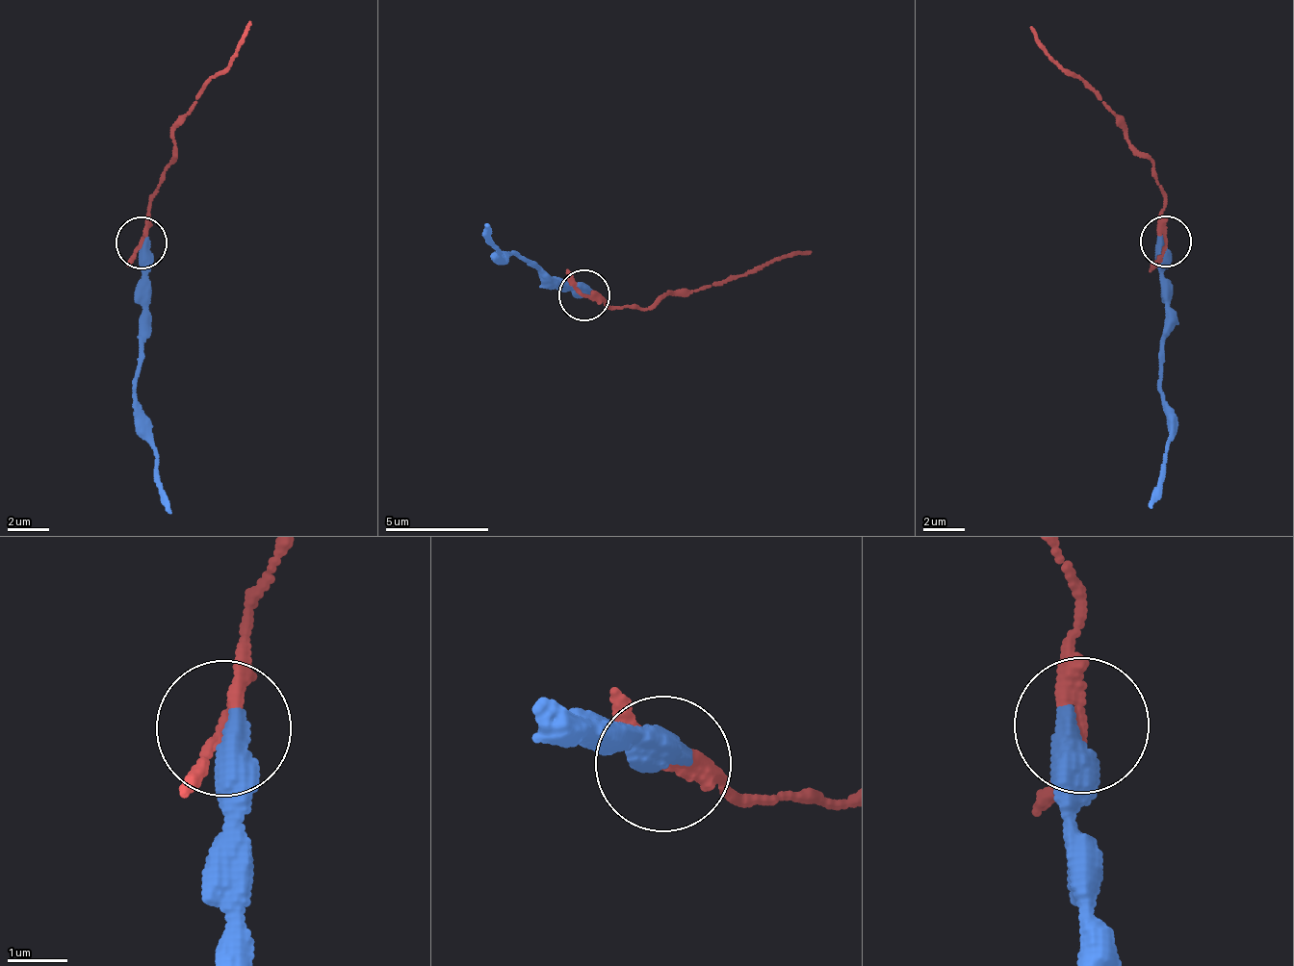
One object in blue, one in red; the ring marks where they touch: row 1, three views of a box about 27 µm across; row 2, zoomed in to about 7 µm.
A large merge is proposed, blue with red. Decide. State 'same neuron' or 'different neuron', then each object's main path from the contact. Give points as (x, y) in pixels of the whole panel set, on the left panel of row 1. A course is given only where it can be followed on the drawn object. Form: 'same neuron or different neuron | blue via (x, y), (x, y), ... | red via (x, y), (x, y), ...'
different neuron | blue via (144, 241), (140, 425), (153, 437), (160, 499), (171, 511) | red via (140, 241), (151, 196), (168, 163), (171, 137), (204, 94), (250, 21)

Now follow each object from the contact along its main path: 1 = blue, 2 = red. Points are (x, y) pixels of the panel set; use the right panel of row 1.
1: (1162, 239), (1165, 424), (1170, 431), (1160, 495), (1149, 506)
2: (1165, 241), (1165, 192), (1151, 158), (1125, 137), (1098, 93), (1029, 27)

